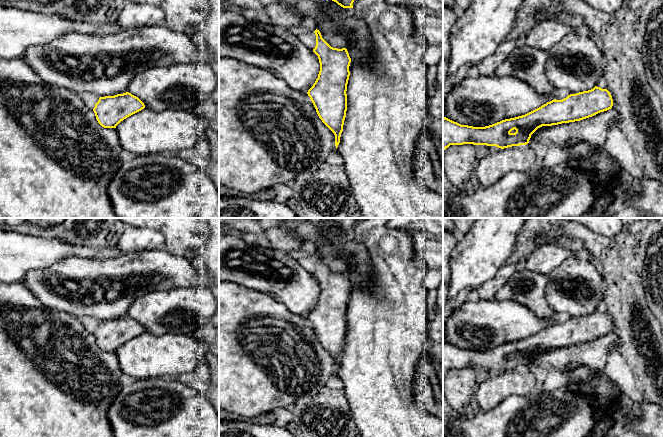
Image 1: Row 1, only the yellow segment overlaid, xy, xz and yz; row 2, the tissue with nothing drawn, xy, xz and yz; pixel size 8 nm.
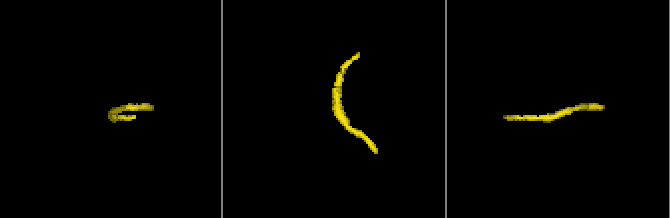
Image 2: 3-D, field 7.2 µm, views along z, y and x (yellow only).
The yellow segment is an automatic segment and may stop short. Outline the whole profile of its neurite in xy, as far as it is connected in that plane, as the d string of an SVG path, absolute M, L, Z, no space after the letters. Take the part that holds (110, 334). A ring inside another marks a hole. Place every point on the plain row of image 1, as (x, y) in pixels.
M129 316L100 321L93 335L98 347L115 352L122 372L136 380L190 373L208 353L193 335L156 336Z

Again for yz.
M595 310L562 324L554 323L525 339L485 351L461 349L444 341L443 374L450 369L463 368L504 373L540 363L549 363L558 371L587 366L602 372L609 350L618 342L612 330L610 316Z

